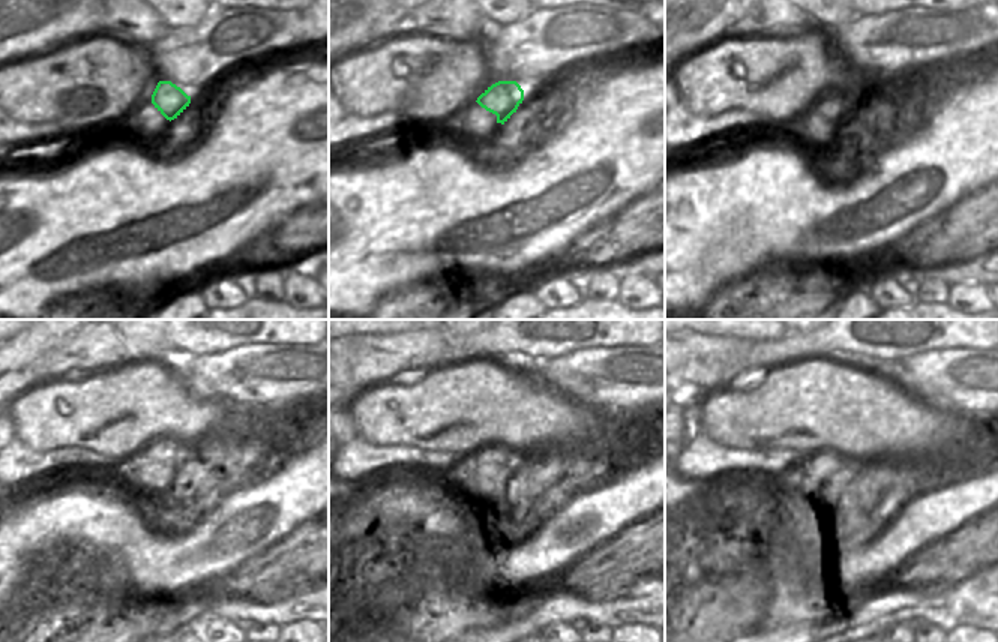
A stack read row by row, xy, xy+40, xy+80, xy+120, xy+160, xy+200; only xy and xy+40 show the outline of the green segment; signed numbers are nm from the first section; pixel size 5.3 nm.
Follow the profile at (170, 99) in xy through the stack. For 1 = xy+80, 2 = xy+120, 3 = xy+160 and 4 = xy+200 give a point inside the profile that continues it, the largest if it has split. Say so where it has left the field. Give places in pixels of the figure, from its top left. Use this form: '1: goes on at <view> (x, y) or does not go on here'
1: goes on at xy+80 (833, 107)
2: goes on at xy+120 (156, 453)
3: goes on at xy+160 (489, 456)
4: goes on at xy+200 (803, 512)

